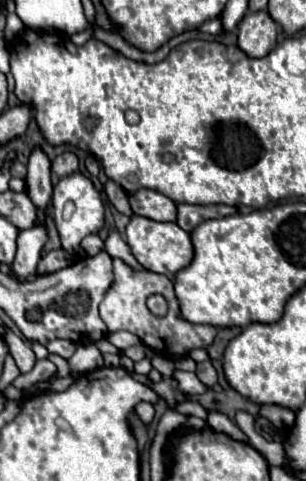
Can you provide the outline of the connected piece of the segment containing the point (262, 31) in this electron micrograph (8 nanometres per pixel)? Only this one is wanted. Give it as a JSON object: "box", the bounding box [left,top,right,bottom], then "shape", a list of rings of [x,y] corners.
{"box":[238,11,278,57],"shape":[[[268,11],[246,13],[238,29],[238,47],[250,57],[264,57],[276,45],[278,29]]]}

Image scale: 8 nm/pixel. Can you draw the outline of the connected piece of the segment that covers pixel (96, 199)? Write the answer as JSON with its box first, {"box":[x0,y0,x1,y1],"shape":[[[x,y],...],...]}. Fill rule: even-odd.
{"box":[52,173,104,255],"shape":[[[74,173],[70,177],[60,179],[54,185],[54,195],[52,195],[52,213],[54,213],[54,223],[56,229],[60,233],[62,239],[62,249],[66,249],[70,255],[76,255],[80,249],[80,241],[90,235],[90,233],[98,233],[104,227],[104,205],[100,199],[100,193],[94,189],[92,181],[88,177],[84,177],[82,173]],[[66,201],[74,201],[76,211],[72,213],[72,217],[68,221],[62,219],[62,209],[66,205]]]}

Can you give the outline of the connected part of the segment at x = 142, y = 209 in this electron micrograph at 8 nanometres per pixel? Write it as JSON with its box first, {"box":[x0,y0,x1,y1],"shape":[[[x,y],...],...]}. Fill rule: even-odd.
{"box":[128,189,176,221],"shape":[[[138,189],[128,195],[134,215],[148,217],[152,221],[176,221],[176,205],[166,195],[152,189]]]}

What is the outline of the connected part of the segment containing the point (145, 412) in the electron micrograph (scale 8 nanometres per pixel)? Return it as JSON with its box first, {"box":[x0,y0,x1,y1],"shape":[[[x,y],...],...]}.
{"box":[136,403,154,427],"shape":[[[139,403],[136,405],[136,415],[140,417],[140,421],[150,427],[150,419],[154,419],[154,405],[152,403]]]}

